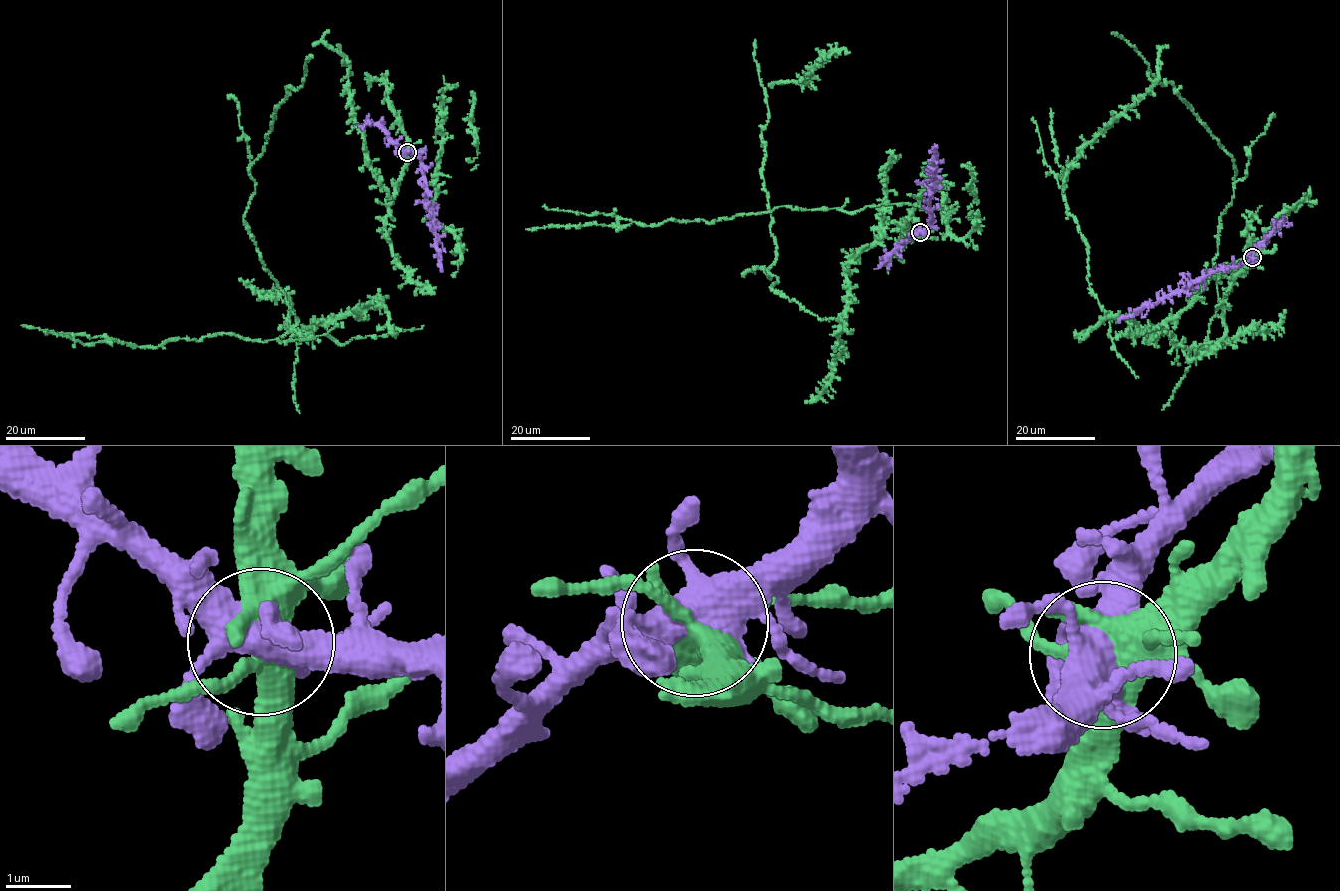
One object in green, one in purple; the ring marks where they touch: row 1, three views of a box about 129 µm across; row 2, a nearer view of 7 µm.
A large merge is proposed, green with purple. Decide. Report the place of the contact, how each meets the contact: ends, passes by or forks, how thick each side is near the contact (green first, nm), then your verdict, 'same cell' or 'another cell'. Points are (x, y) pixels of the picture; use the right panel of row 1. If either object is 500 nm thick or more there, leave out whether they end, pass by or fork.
place (1252, 257); green forks; purple forks; calibres 440 and 440 nm; same cell

